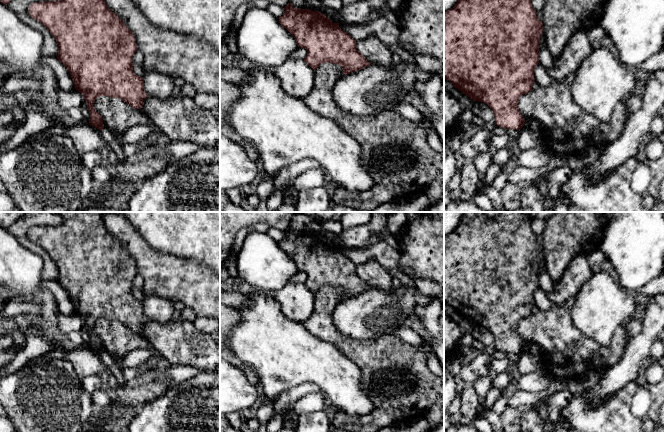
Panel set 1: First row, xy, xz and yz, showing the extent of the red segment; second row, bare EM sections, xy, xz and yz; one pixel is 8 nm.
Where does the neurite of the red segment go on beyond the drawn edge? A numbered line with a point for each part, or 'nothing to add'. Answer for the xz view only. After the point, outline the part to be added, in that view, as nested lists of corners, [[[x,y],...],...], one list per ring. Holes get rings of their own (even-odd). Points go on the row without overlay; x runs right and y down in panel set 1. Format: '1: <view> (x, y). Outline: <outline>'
nothing to add

